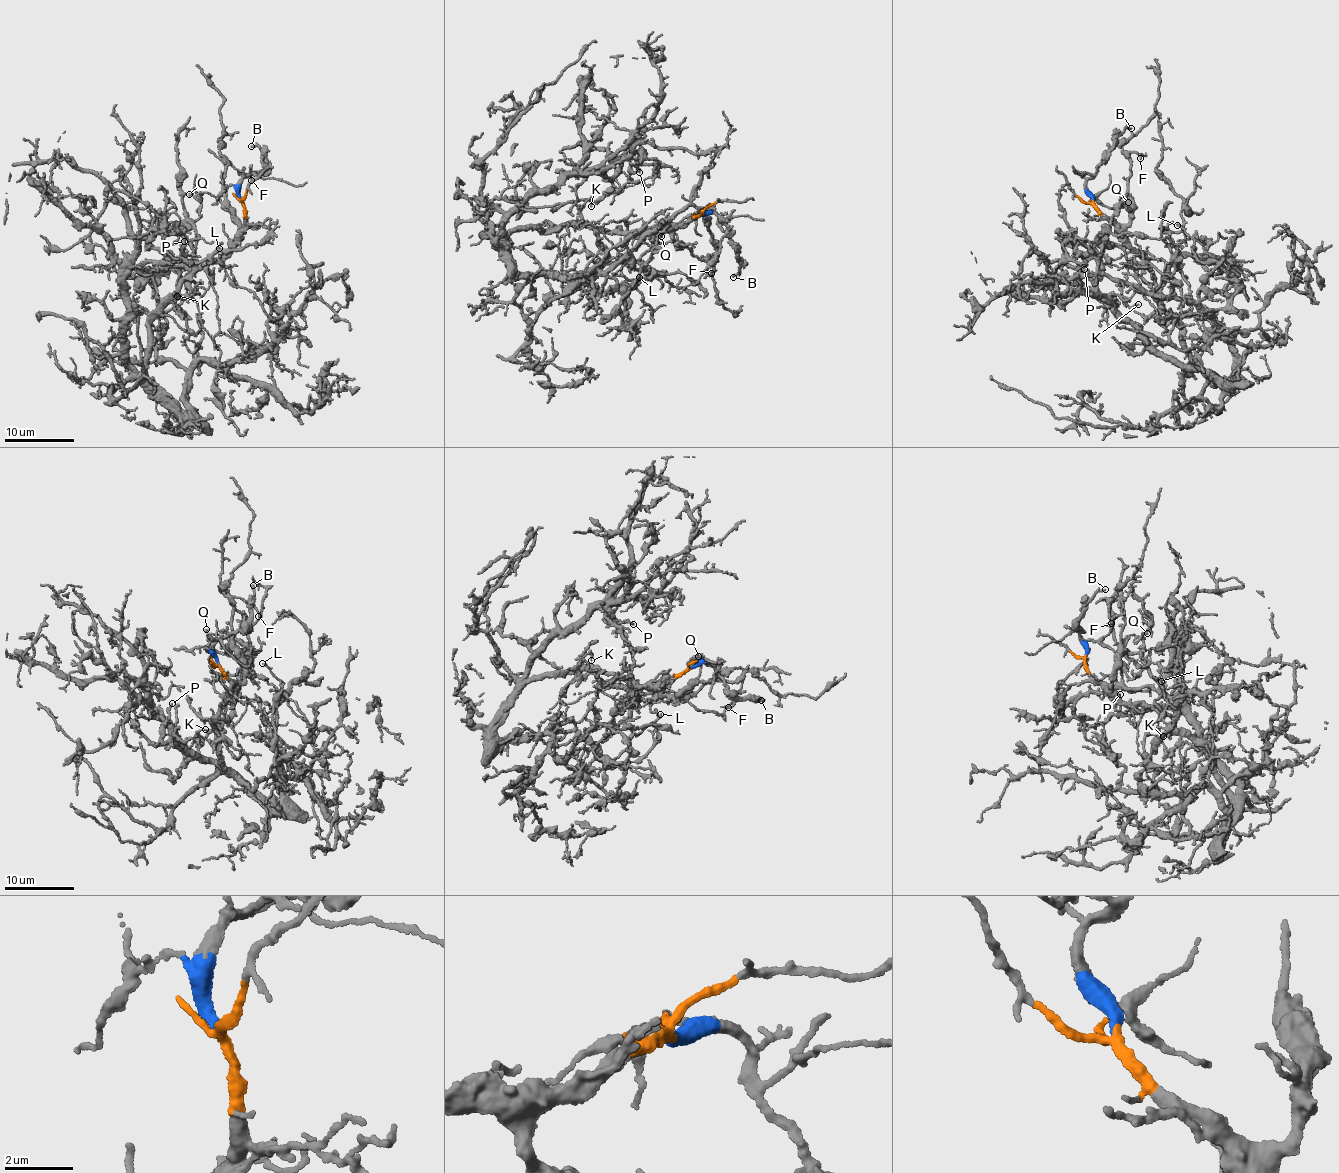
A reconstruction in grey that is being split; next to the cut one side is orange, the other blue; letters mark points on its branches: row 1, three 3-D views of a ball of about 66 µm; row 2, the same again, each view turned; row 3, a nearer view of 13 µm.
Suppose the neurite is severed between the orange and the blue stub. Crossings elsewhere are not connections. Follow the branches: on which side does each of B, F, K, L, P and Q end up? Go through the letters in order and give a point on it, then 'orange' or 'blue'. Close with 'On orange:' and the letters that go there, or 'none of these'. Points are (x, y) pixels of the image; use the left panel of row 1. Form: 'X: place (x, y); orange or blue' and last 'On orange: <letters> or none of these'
B: place (251, 146); blue
F: place (251, 180); orange
K: place (177, 296); orange
L: place (219, 248); orange
P: place (184, 241); orange
Q: place (189, 194); orange
On orange: F, K, L, P, Q

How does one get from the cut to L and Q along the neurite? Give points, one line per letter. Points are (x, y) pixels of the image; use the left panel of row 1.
L: (242, 201), (225, 255), (150, 325), (146, 373), (186, 412), (198, 363), (258, 352), (277, 329), (219, 249)
Q: (242, 201), (245, 213), (240, 234), (239, 219), (233, 211), (208, 193), (190, 194)

